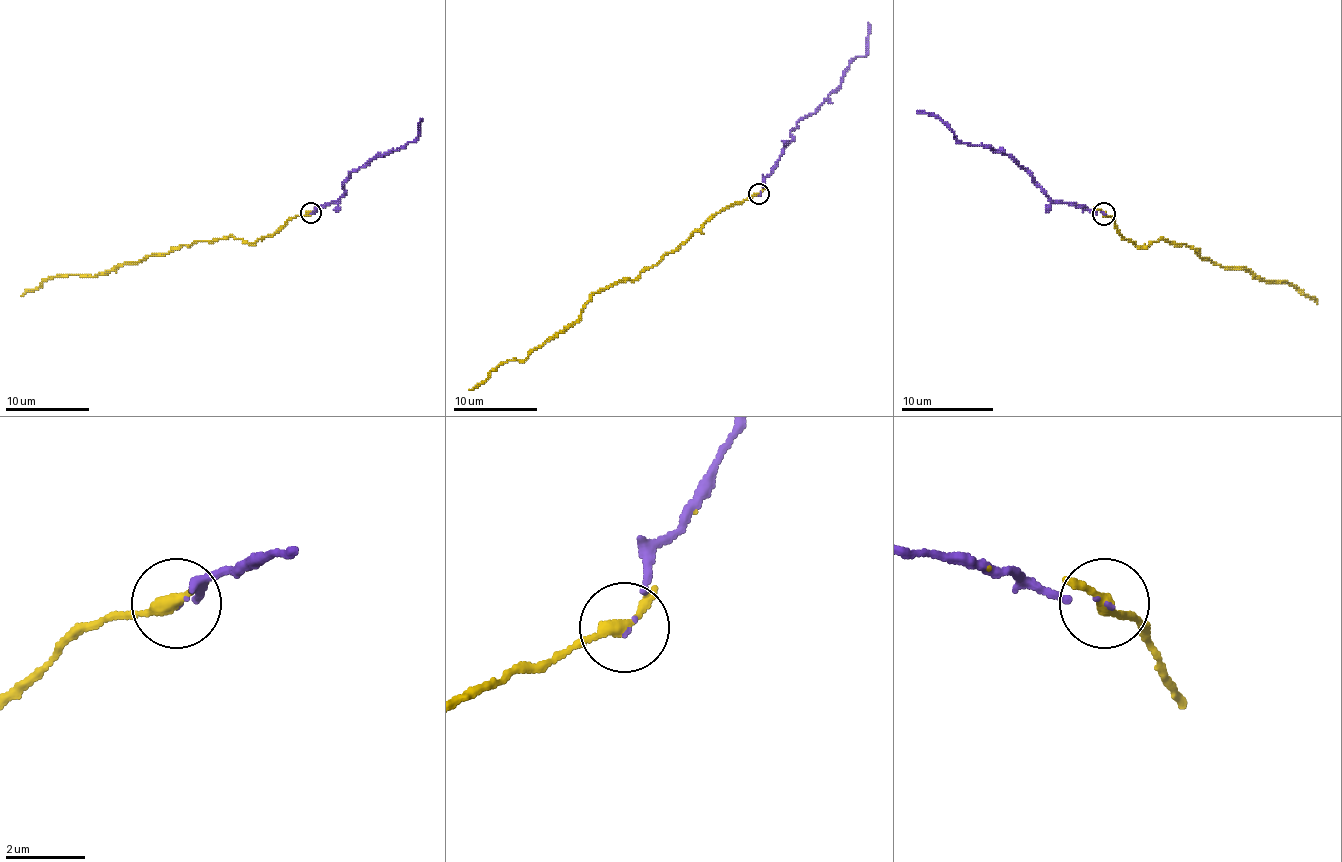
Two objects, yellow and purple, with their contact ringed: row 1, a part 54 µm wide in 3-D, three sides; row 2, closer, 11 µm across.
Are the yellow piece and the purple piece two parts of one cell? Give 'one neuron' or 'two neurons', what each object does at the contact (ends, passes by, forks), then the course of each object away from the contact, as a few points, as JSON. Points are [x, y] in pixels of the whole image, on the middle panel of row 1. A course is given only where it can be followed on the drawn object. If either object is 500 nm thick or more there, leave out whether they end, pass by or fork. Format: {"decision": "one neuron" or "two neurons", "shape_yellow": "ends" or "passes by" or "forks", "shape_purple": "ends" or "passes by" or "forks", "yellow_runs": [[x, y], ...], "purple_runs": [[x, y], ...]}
{"decision": "one neuron", "shape_yellow": "passes by", "shape_purple": "ends", "yellow_runs": [[758, 193], [726, 206], [634, 280], [619, 280], [600, 288], [577, 320], [524, 360], [507, 360], [469, 390]], "purple_runs": [[760, 193], [796, 124], [815, 111], [840, 84], [843, 71], [866, 54], [868, 22]]}

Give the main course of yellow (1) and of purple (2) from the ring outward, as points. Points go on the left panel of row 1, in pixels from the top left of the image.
1: (310, 213), (291, 218), (255, 243), (228, 237), (196, 241), (93, 277), (48, 277), (21, 296)
2: (312, 213), (344, 192), (342, 184), (348, 175), (392, 150), (403, 148), (418, 135), (420, 118)

